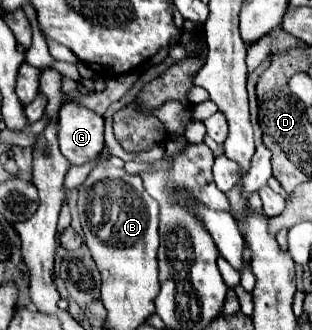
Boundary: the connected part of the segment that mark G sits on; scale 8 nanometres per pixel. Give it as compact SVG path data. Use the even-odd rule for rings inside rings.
M65 102L59 110L59 148L71 164L85 164L103 150L103 118L75 102Z

